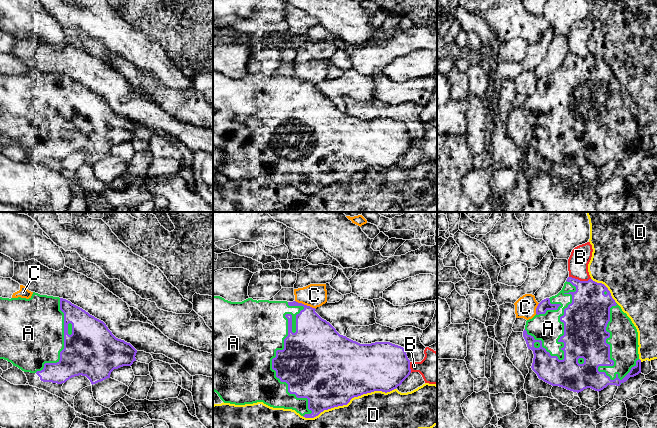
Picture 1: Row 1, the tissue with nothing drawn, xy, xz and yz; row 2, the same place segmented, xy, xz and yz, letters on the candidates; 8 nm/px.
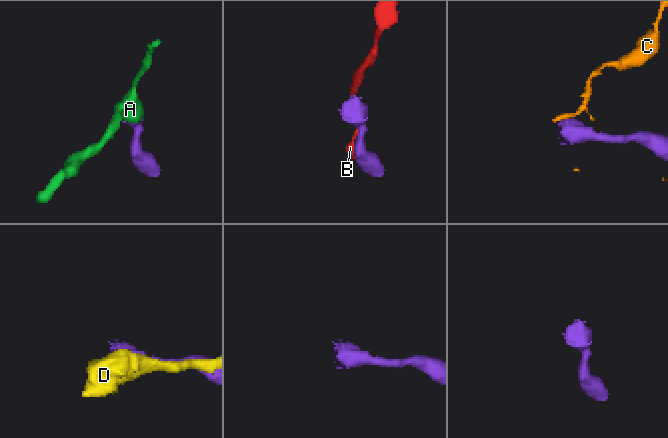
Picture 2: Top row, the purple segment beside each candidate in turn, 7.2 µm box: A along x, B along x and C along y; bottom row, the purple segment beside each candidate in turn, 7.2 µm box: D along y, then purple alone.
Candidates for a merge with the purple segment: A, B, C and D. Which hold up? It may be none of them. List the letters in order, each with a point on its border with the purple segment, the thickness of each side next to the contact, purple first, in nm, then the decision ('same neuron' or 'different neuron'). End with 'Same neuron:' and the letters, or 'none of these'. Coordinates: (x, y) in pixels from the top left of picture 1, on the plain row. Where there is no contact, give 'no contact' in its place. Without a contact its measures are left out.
A: xz (284, 120) | 480/460 nm | same neuron
B: yz (579, 56) | 320/160 nm | different neuron
C: xz (305, 81) | 300/190 nm | different neuron
D: xz (348, 178) | 480/480 nm | different neuron
Same neuron: A

